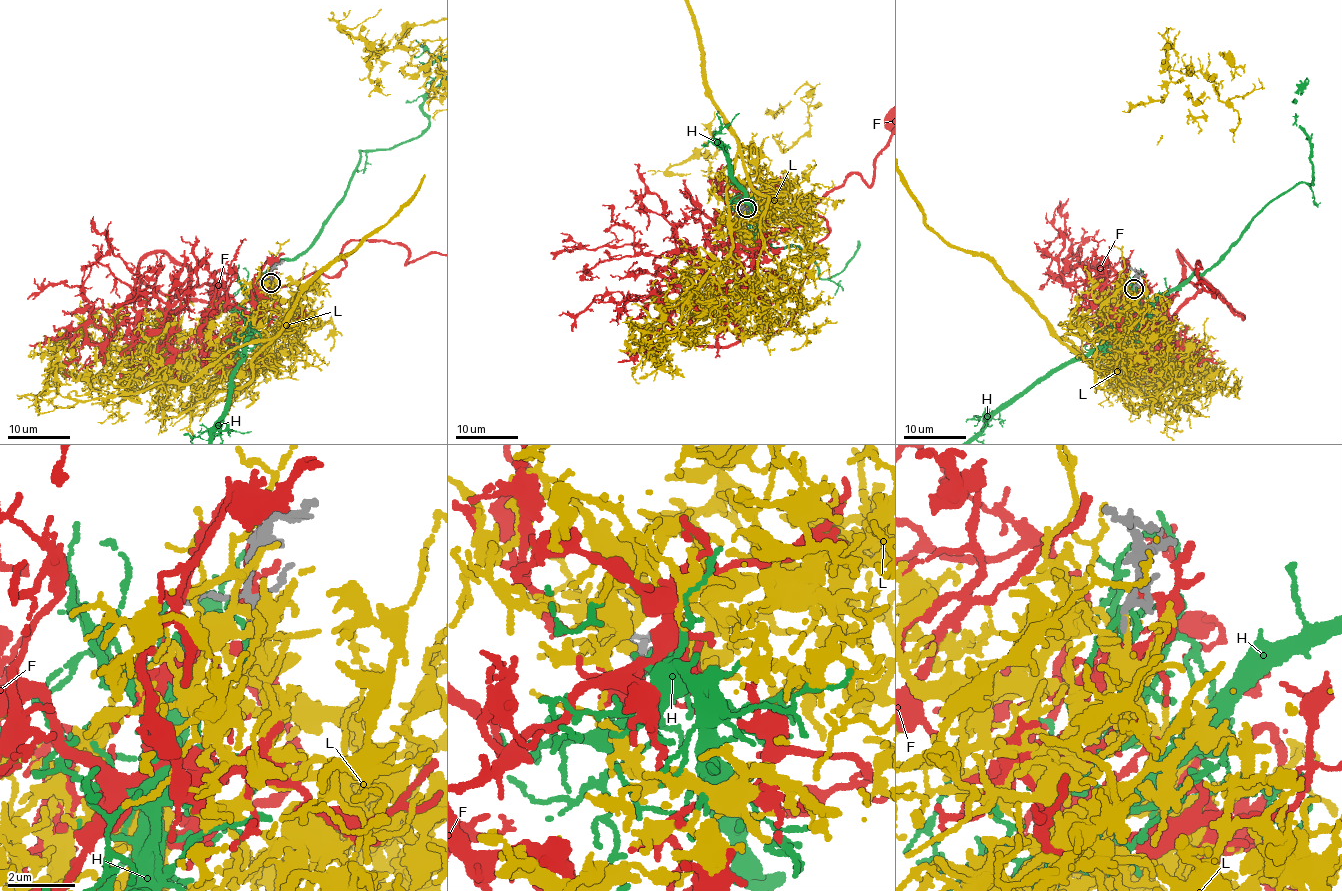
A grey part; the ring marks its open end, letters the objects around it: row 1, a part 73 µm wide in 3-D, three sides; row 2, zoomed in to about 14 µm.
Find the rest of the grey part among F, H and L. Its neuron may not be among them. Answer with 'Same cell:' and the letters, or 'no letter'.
Same cell: L

